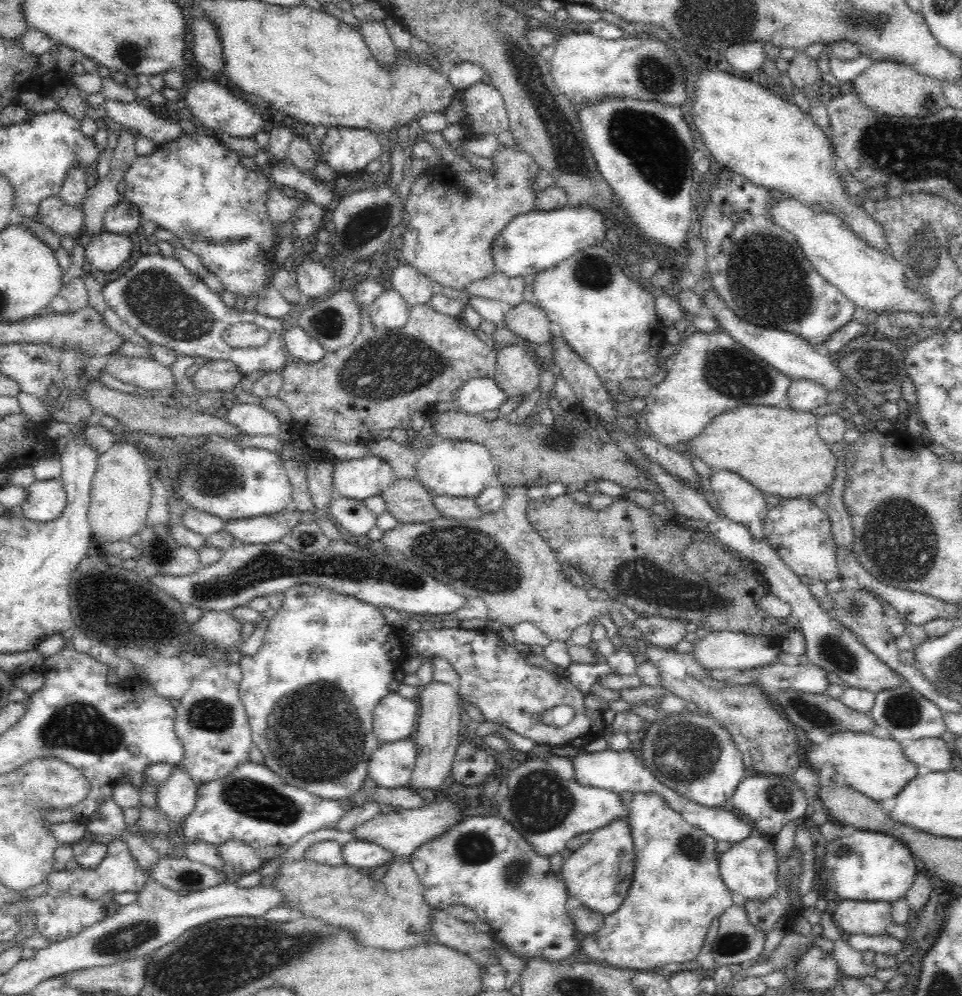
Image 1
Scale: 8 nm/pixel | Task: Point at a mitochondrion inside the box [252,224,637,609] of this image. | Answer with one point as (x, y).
(385, 366)

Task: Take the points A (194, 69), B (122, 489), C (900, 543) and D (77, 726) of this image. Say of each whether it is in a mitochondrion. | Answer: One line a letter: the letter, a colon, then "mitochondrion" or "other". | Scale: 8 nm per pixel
A: other
B: other
C: mitochondrion
D: mitochondrion

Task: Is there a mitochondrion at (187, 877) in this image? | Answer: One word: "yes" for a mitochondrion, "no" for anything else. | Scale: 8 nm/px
yes

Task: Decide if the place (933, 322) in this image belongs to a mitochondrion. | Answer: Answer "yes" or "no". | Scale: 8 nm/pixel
no

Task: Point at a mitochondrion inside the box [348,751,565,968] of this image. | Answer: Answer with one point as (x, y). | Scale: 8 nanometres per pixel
(473, 847)

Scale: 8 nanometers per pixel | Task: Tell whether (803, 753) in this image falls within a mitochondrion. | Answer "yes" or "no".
no

